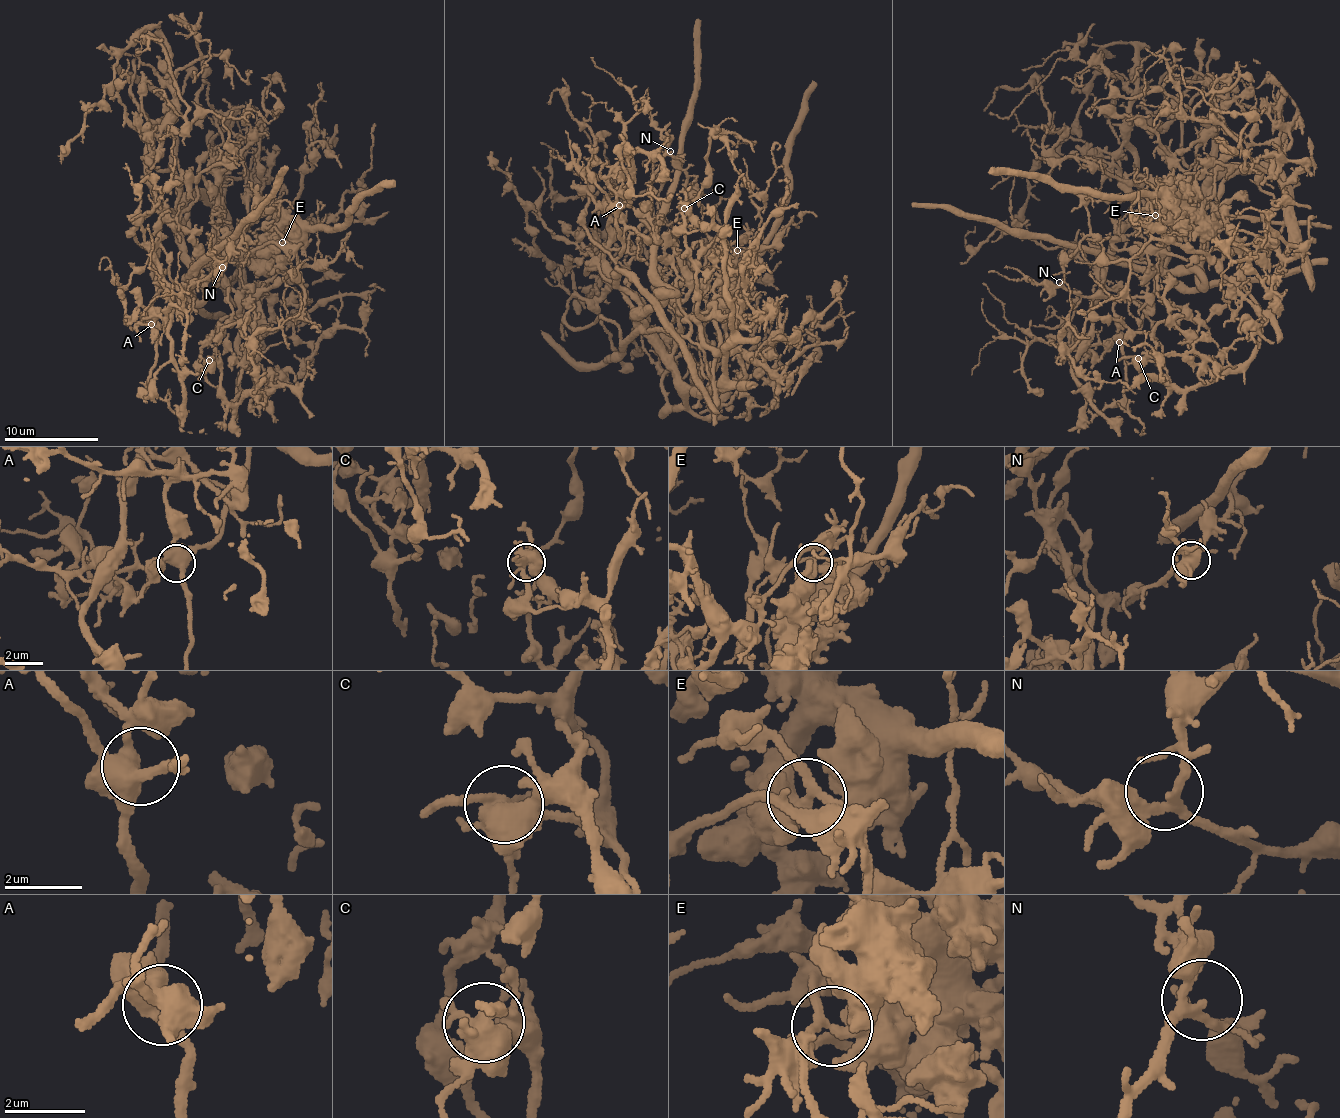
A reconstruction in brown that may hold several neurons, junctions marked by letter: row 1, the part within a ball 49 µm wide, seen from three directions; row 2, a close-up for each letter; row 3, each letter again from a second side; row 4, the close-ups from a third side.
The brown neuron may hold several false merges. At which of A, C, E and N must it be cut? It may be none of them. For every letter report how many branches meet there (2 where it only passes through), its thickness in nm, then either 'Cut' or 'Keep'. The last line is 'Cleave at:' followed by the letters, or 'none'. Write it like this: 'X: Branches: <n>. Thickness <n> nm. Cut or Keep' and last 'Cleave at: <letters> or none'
A: Branches: 4. Thickness 480 nm. Keep
C: Branches: 7. Thickness 500 nm. Cut
E: Branches: 3. Thickness 240 nm. Cut
N: Branches: 3. Thickness 220 nm. Keep
Cleave at: C, E

